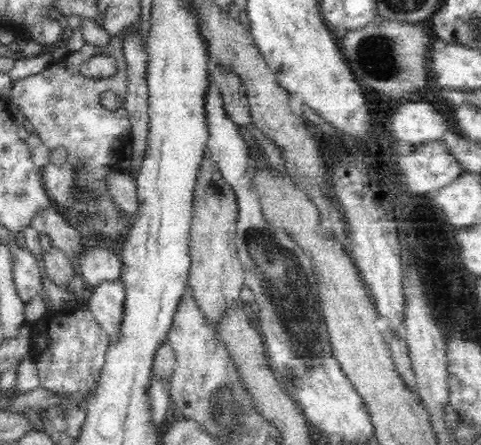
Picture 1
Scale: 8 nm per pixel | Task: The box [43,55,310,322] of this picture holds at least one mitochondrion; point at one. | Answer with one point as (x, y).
(81, 187)

